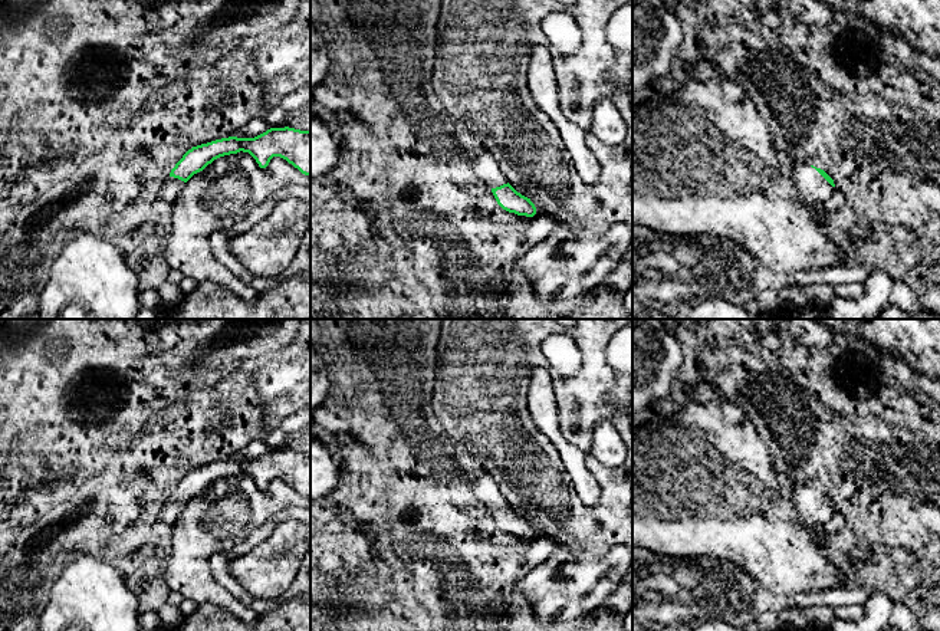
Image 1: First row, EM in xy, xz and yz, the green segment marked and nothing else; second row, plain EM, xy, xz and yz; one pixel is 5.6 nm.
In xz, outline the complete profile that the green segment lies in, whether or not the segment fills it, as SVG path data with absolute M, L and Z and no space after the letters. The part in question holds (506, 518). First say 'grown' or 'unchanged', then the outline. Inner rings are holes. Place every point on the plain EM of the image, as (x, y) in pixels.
grown; M484 471L471 482L476 497L492 512L497 526L517 538L533 539L536 529L530 520L517 515L504 500L497 483Z

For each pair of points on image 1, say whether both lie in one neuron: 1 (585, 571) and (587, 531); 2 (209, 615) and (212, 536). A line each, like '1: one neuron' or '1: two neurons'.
1: two neurons
2: two neurons

